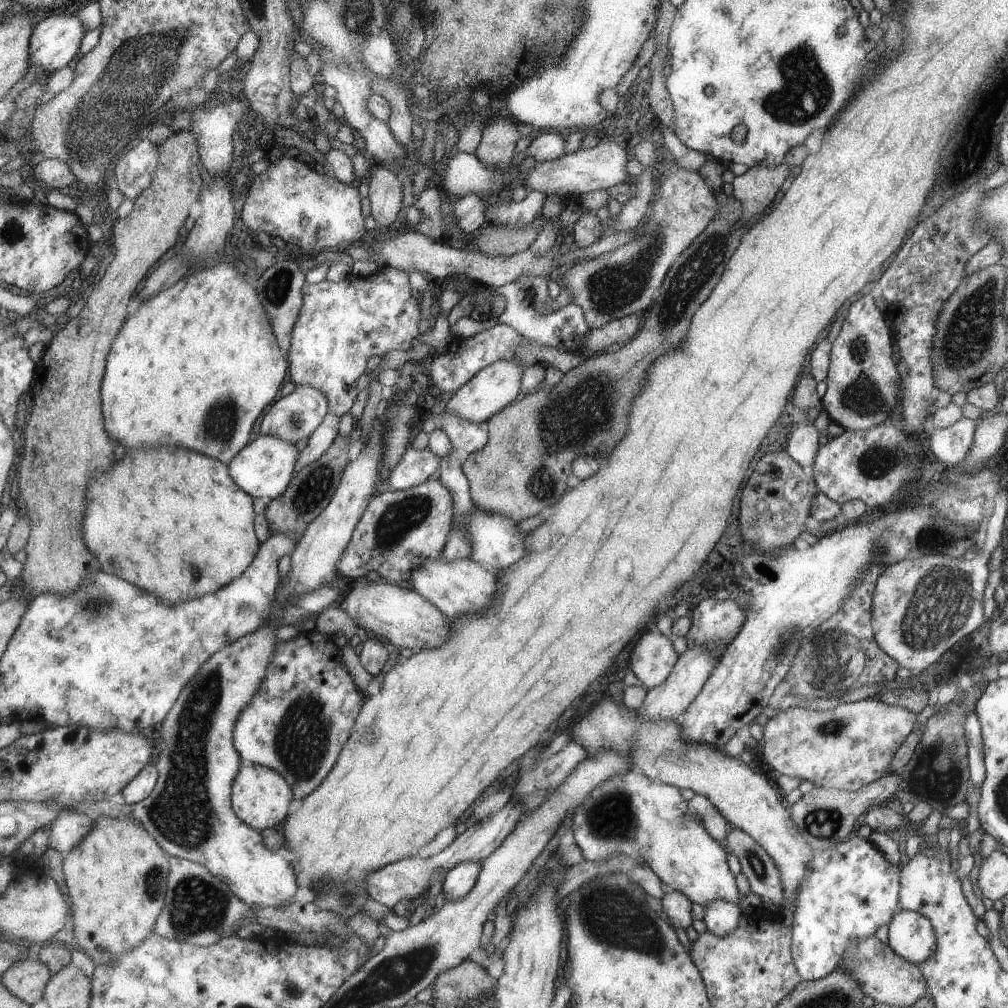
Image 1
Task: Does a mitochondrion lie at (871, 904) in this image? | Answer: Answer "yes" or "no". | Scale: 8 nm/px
no

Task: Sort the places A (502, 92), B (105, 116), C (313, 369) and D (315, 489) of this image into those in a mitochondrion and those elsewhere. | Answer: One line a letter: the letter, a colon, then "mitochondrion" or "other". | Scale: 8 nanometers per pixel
A: other
B: mitochondrion
C: mitochondrion
D: mitochondrion

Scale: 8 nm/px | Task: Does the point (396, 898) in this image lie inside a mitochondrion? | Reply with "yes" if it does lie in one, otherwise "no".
no

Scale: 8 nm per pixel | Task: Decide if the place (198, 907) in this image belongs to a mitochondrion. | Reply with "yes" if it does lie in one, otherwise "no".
yes

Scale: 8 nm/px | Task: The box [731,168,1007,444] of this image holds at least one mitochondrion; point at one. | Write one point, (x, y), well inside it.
(968, 338)

